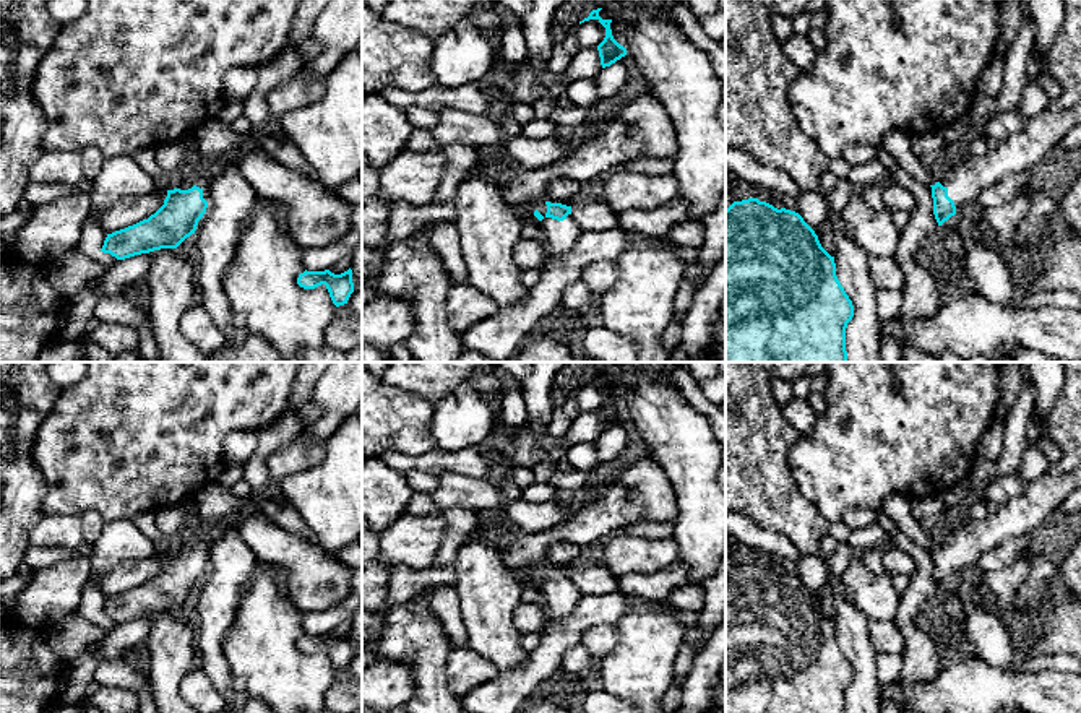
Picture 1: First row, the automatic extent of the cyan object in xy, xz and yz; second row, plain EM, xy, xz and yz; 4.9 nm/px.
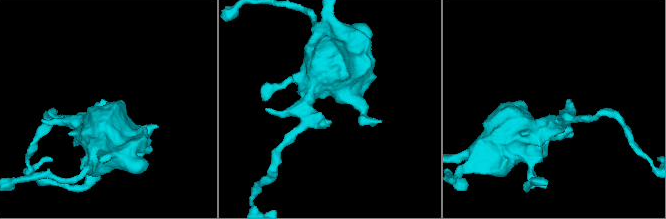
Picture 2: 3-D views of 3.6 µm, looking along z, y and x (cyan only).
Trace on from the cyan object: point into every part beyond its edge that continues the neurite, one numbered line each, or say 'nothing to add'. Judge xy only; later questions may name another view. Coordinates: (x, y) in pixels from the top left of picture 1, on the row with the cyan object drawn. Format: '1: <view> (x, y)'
1: xy (202, 179)

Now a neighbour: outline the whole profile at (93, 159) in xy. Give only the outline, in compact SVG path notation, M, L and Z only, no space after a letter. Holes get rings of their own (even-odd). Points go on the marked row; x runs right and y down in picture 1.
M88 146L80 154L83 159L83 174L88 180L93 182L99 174L106 156L96 146Z

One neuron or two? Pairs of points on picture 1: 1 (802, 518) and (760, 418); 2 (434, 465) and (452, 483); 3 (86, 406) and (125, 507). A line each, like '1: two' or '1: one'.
1: one
2: two
3: one

